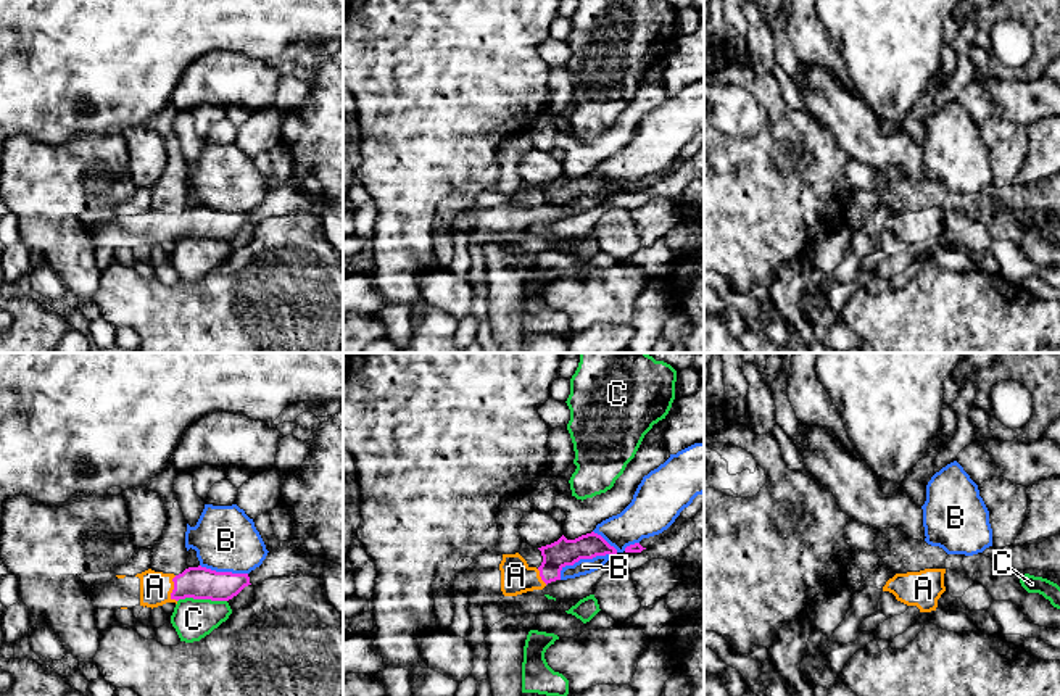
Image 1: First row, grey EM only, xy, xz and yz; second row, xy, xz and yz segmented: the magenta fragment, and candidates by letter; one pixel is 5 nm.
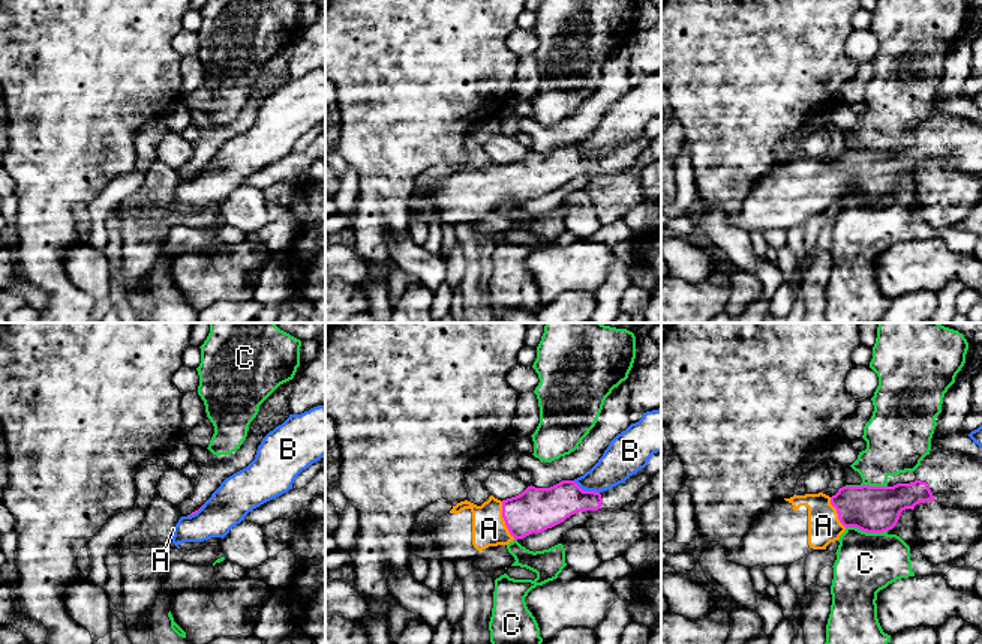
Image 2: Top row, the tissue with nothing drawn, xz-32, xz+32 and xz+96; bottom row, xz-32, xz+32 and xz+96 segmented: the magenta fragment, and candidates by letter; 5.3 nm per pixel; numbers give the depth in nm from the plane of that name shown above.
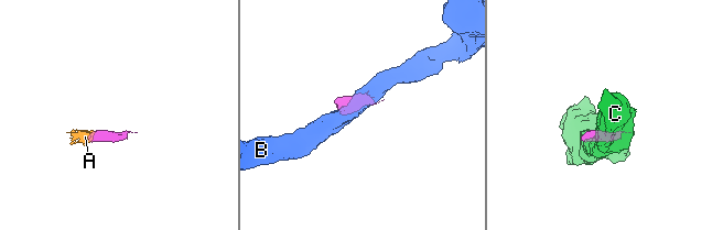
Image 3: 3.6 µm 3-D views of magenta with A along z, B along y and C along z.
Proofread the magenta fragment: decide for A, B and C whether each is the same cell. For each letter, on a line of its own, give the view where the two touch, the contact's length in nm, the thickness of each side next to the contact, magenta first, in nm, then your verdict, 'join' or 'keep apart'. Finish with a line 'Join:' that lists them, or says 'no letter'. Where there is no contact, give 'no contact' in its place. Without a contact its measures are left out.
A: contact in xy; length 140 nm; calibres 160 and 160 nm; join
B: contact in xz; length 300 nm; calibres 140 and 80 nm; keep apart
C: contact in xy; length 240 nm; calibres 160 and 200 nm; keep apart
Join: A

